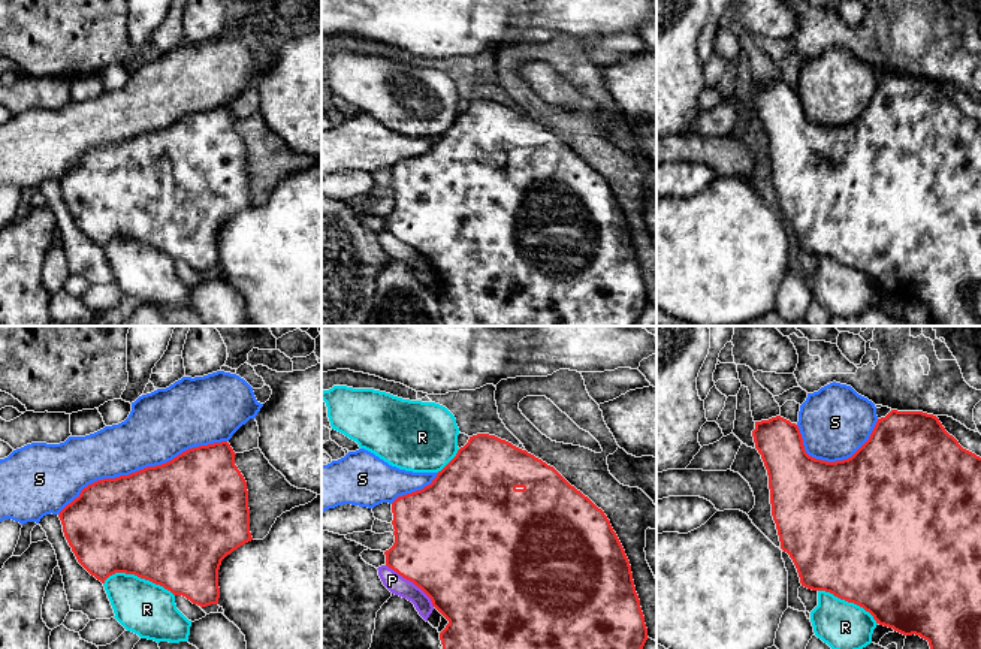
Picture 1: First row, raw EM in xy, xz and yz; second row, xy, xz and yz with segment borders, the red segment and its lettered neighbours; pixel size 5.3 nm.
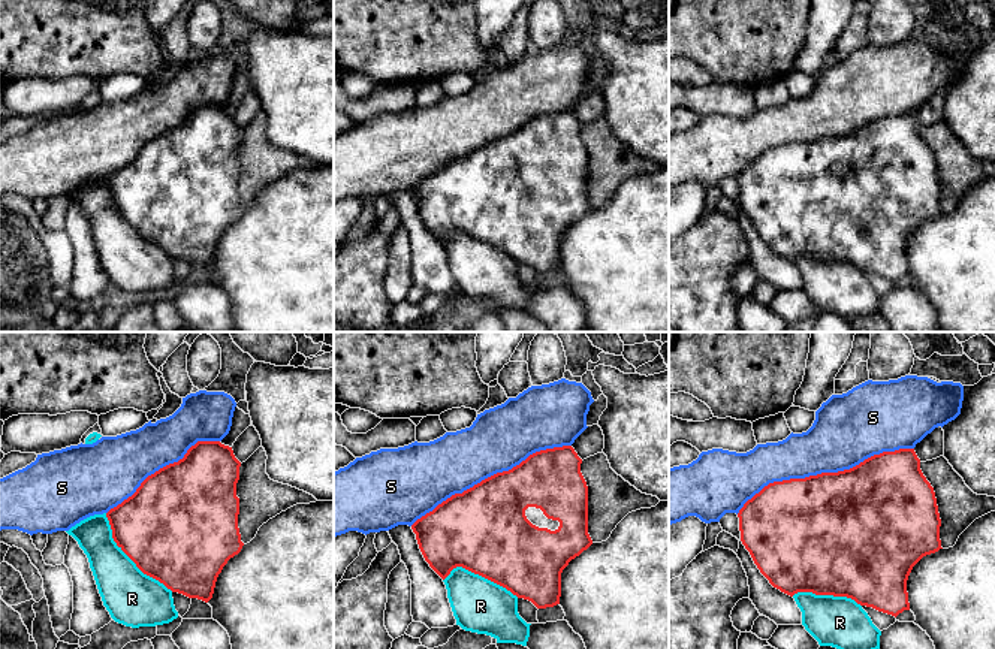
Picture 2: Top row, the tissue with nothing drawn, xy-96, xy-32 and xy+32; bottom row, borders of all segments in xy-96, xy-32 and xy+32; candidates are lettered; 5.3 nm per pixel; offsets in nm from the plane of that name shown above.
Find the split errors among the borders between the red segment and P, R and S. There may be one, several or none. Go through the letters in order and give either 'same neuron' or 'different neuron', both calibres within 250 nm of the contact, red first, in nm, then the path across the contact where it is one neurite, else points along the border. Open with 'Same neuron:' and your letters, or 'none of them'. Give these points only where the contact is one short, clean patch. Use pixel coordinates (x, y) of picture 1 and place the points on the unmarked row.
Same neuron: none of them
P: different neuron; calibres 500 and 100 nm
R: different neuron; calibres 500 and 280 nm
S: different neuron; calibres 500 and 360 nm

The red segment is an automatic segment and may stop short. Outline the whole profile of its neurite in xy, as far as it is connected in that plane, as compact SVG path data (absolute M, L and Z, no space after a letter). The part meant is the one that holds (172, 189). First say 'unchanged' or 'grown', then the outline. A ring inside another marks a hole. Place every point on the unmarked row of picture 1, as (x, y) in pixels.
unchanged; M227 106L199 111L166 129L147 132L129 141L97 145L84 153L58 179L78 227L102 248L115 238L135 239L200 272L218 269L221 226L253 205L247 147L235 130L235 120Z

